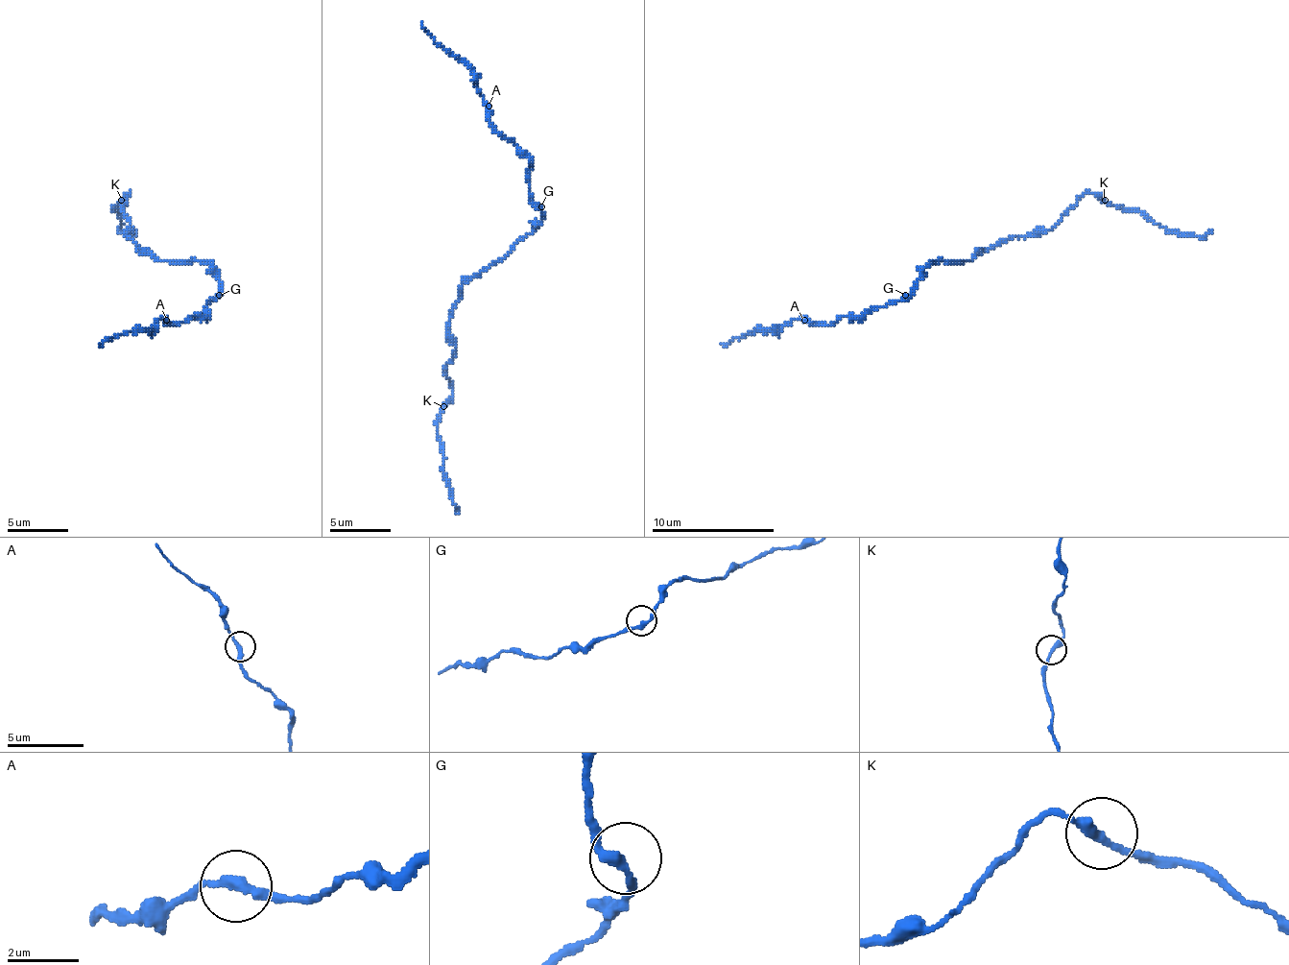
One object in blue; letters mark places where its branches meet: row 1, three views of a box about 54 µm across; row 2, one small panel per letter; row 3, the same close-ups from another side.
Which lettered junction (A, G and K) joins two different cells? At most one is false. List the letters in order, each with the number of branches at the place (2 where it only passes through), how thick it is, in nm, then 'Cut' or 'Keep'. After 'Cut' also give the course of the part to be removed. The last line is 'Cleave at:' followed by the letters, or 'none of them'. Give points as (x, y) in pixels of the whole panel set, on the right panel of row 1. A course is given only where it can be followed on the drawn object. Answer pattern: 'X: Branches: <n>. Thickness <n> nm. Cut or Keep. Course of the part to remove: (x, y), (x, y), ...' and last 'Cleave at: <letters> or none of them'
A: Branches: 2. Thickness 280 nm. Keep
G: Branches: 2. Thickness 280 nm. Keep
K: Branches: 2. Thickness 280 nm. Keep
Cleave at: none of them

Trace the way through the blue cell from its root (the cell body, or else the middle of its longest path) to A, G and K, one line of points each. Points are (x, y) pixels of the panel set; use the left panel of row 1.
A: (179, 261), (207, 261), (213, 267), (219, 292), (207, 303), (207, 316), (192, 316), (173, 325), (167, 319)
G: (179, 261), (207, 261), (219, 282), (219, 295)
K: (179, 261), (157, 261), (146, 254), (127, 236), (133, 230), (124, 215), (124, 203), (131, 193), (121, 200)

